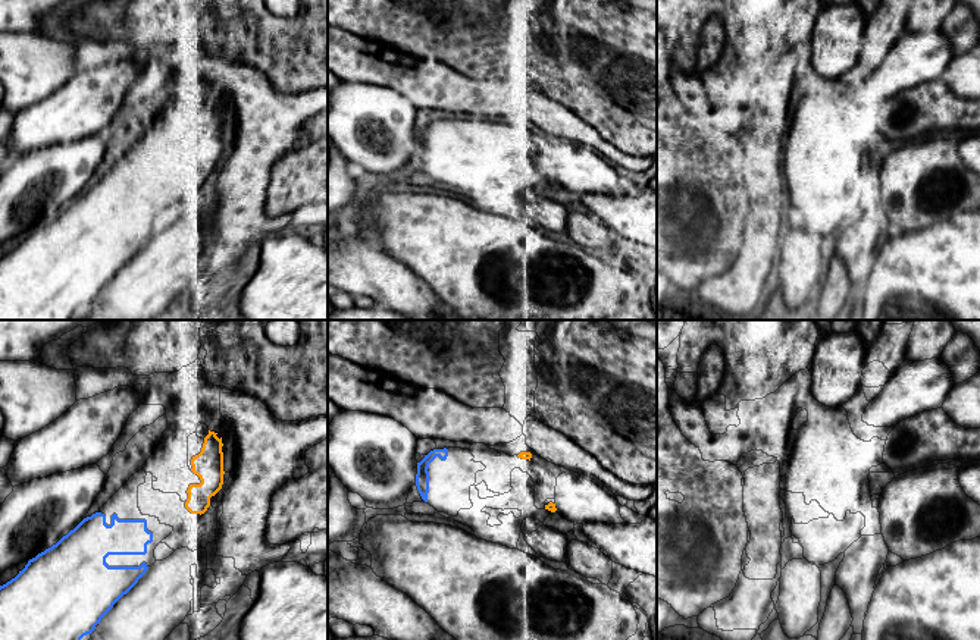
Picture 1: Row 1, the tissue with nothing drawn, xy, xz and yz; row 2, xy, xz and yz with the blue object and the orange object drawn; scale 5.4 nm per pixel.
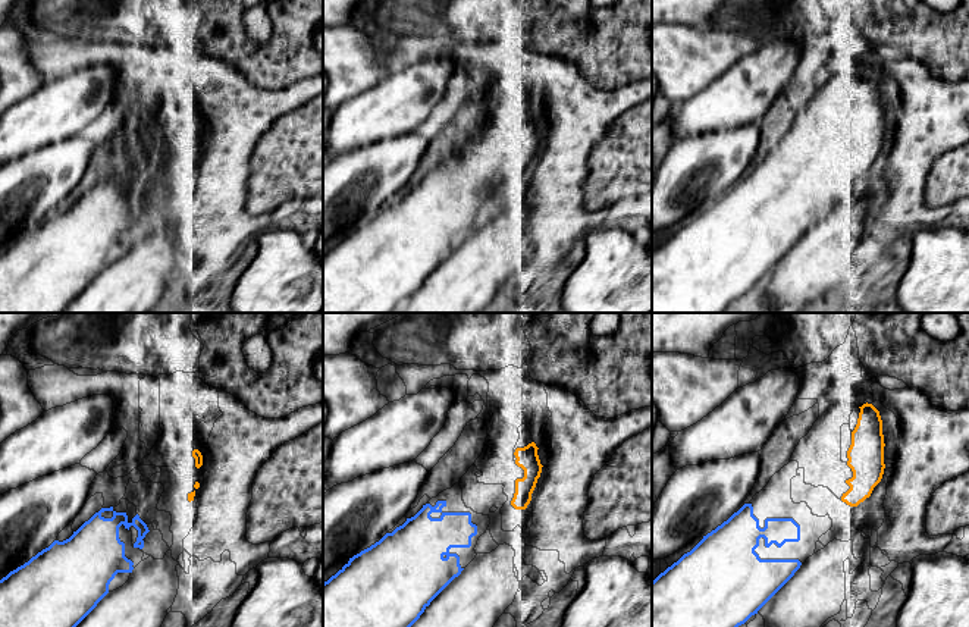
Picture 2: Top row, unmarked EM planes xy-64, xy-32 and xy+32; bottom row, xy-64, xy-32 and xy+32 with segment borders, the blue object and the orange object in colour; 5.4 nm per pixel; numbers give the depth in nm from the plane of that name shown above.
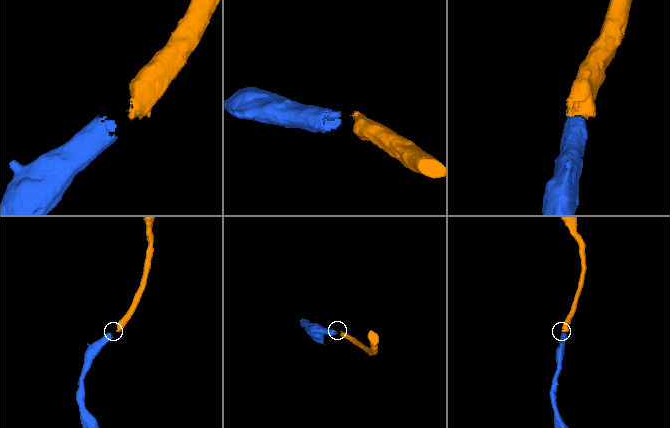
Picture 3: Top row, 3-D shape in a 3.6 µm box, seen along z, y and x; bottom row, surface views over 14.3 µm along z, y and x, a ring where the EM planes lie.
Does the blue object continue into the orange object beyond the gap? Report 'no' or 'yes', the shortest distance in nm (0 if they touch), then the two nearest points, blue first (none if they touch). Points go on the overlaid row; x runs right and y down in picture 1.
yes; 240 nm apart; from blue across xy (146, 521), (185, 507)

